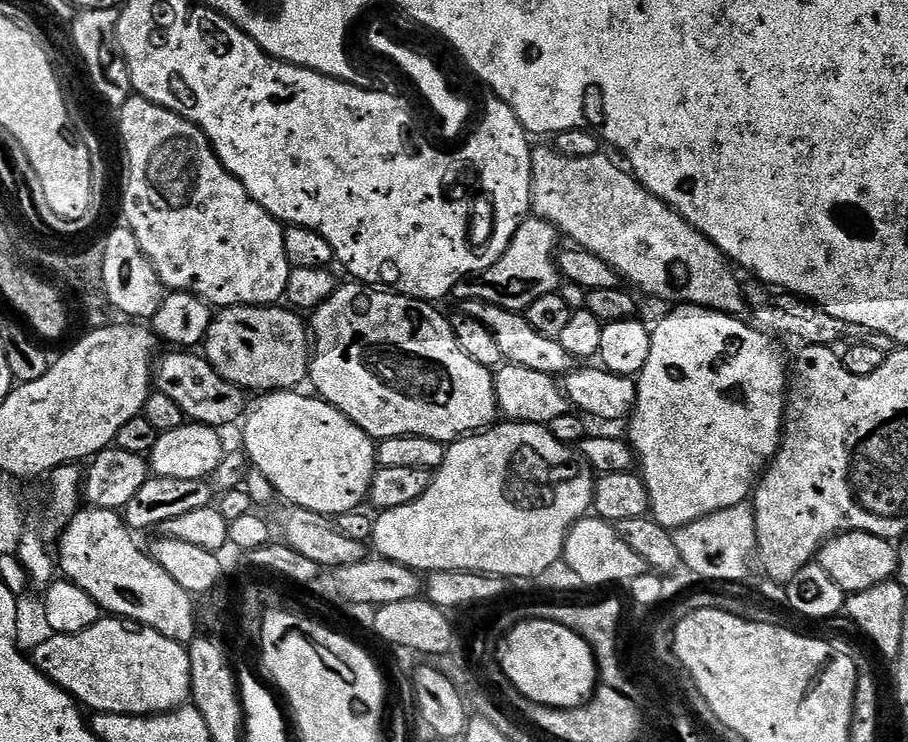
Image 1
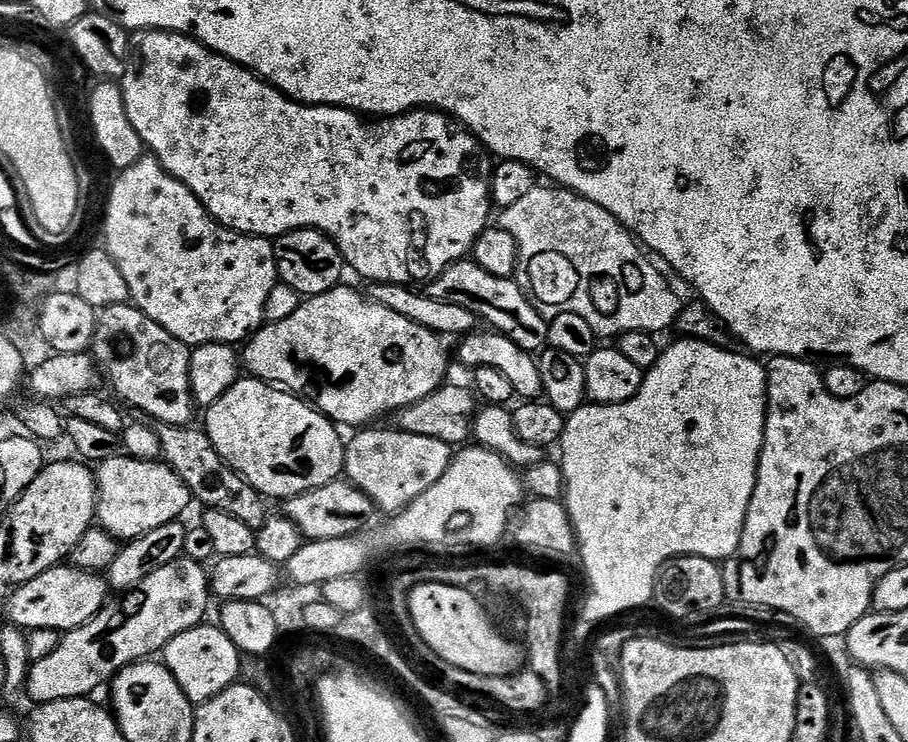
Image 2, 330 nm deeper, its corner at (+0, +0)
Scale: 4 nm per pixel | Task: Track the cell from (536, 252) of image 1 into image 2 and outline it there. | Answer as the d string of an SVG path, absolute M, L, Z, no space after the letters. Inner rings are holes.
M471 258L451 264L442 275L427 285L426 294L431 300L445 300L470 310L483 323L485 320L489 329L510 338L510 342L522 350L536 354L548 343L548 320L529 302L515 279L494 278L494 274L486 274L486 270L482 270L482 266L475 264Z

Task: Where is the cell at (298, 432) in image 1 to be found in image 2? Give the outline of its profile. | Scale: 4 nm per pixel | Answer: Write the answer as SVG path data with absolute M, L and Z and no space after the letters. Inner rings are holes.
M255 378L237 379L231 388L206 410L206 431L214 450L229 468L240 473L251 488L261 496L277 496L280 502L303 492L321 488L341 479L344 471L345 441L340 441L341 429L327 416L316 411L309 401L279 387Z

